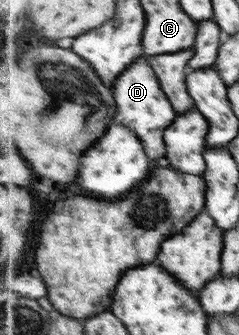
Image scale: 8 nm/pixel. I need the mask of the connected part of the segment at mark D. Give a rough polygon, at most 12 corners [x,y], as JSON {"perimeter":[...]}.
{"perimeter":[[148,57],[112,91],[112,123],[136,134],[149,158],[166,157],[178,114]]}

